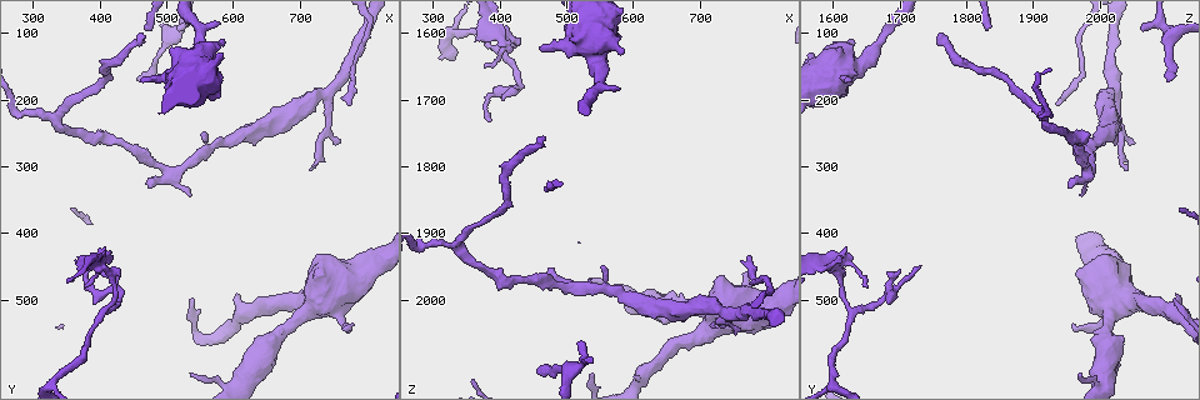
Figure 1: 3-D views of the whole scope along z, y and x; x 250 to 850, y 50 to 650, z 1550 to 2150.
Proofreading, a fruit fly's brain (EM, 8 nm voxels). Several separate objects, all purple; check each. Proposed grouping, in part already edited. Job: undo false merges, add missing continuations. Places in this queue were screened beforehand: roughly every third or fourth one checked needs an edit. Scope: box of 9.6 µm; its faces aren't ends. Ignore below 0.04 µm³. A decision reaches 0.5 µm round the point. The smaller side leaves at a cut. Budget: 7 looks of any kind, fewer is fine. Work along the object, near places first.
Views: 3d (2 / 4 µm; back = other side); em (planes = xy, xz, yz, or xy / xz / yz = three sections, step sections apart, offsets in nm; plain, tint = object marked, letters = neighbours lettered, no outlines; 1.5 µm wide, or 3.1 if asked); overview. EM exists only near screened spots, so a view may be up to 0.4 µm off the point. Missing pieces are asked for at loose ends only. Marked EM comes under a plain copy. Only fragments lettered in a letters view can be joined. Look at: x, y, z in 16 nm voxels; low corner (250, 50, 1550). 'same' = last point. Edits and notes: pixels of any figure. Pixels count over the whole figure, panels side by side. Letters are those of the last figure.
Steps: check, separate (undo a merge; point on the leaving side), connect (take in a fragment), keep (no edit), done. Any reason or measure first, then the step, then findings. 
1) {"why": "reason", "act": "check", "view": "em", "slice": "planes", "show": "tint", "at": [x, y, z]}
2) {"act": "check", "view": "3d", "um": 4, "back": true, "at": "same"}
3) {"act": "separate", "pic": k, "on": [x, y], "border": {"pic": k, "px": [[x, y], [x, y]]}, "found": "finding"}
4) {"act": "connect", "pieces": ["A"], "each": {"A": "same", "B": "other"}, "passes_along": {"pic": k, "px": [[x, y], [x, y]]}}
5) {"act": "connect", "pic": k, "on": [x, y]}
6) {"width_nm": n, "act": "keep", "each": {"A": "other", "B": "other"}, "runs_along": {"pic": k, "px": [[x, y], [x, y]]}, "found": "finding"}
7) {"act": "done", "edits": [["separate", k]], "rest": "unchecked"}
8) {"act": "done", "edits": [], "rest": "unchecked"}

{"why": "an open end", "act": "check", "view": "em", "slice": "planes", "show": "letters", "at": [580, 115, 1625]}

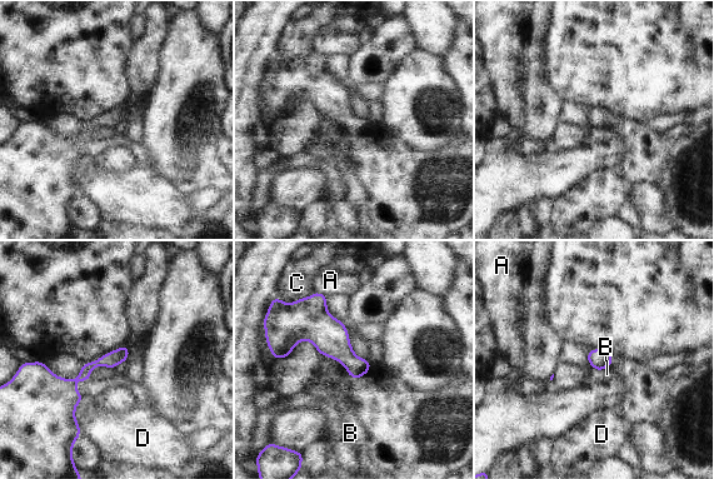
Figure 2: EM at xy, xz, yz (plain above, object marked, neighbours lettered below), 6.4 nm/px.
{"act": "keep", "each": {"A": "other", "B": "other", "C": "other", "D": "other"}, "found": "no lettered fragment goes on from it"}

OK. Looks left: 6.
{"why": "an open end", "act": "check", "view": "3d", "um": 2, "at": [460, 170, 1625]}

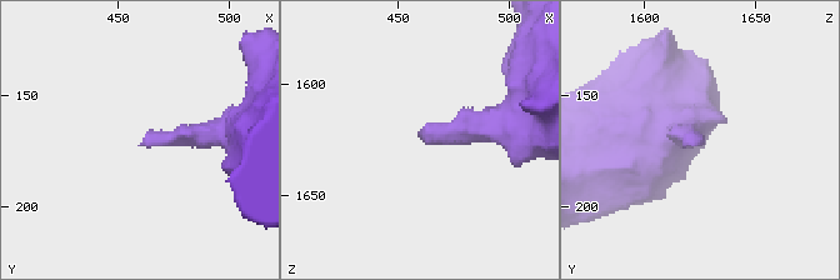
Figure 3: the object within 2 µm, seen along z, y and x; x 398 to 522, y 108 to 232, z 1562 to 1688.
{"why": "now the EM", "act": "check", "view": "em", "slice": "xy", "step": 8, "show": "letters", "at": [462, 172, 1625]}

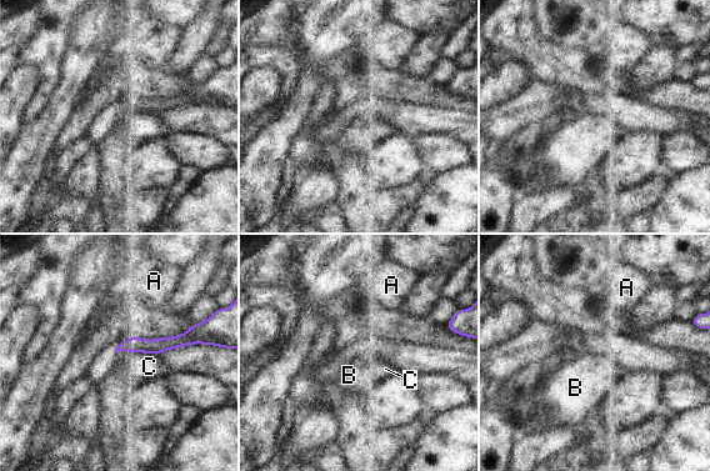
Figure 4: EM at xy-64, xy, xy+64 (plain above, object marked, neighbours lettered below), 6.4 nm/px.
{"why": "cut it another way", "act": "check", "view": "em", "slice": "planes", "show": "letters", "at": "same"}

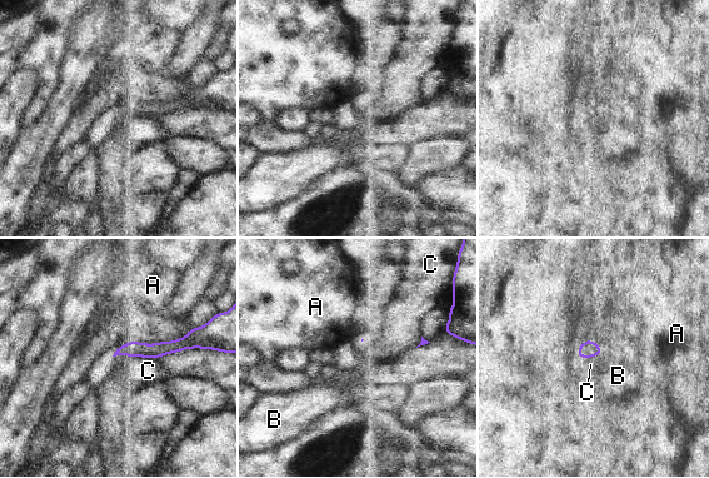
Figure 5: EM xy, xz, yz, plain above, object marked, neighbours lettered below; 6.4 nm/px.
{"act": "keep", "each": {"A": "other", "B": "other", "C": "other"}, "runs_along": {"pic": 5, "px": [[191, 342], [160, 349], [119, 352]]}, "found": "none of them fits"}

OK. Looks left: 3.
{"why": "branch stops here", "act": "check", "view": "3d", "um": 2, "at": [475, 335, 1955]}

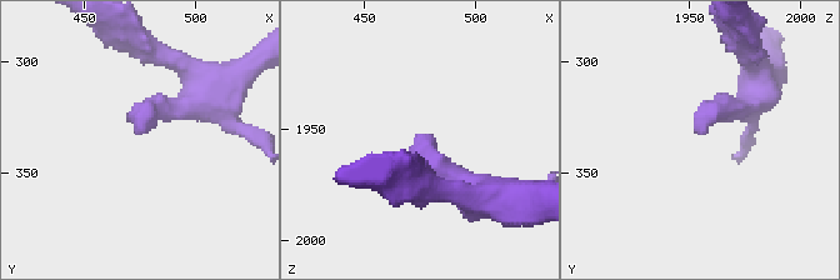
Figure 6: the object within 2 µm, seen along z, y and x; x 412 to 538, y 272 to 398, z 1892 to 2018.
{"why": "need the tissue", "act": "check", "view": "em", "slice": "xz", "step": 4, "show": "tint", "at": [474, 334, 1956]}

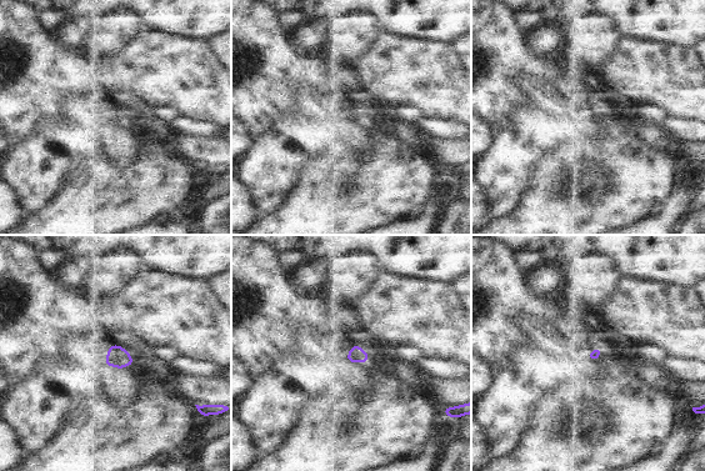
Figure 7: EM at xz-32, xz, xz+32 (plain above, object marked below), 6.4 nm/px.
{"act": "check", "view": "em", "slice": "planes", "show": "letters", "at": "same"}

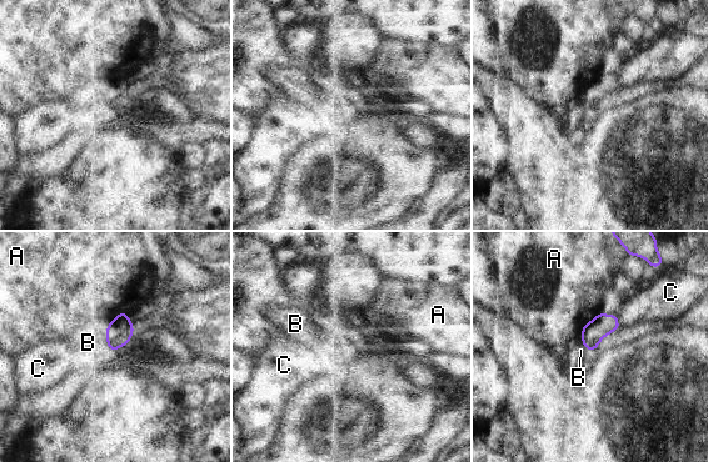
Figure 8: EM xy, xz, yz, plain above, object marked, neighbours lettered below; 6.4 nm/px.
{"width_nm": 150, "act": "connect", "pieces": ["B"], "each": {"A": "other", "B": "same", "C": "other"}, "found": "it goes on there"}

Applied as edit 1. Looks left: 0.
{"act": "done", "edits": [["connect", 8]], "rest": "unchecked"}

